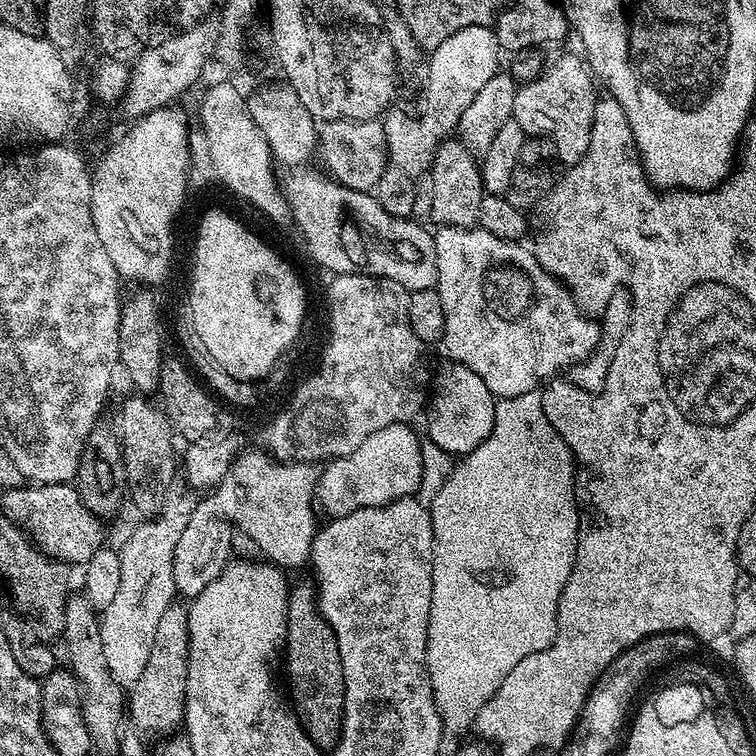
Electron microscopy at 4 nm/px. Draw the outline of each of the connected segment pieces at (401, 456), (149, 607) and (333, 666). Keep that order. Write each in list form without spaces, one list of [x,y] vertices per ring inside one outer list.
[[[391,424],[382,426],[382,430],[374,430],[370,438],[365,438],[362,446],[349,456],[327,461],[316,479],[316,504],[325,517],[335,518],[354,514],[354,510],[362,510],[370,506],[386,506],[395,500],[406,500],[415,497],[422,482],[422,450],[421,437],[416,436],[412,426],[408,424]]]
[[[173,483],[159,513],[145,519],[143,521],[145,524],[138,525],[125,538],[124,545],[119,545],[122,578],[114,598],[103,605],[99,624],[103,653],[106,654],[110,674],[123,686],[138,682],[142,669],[146,667],[146,661],[150,659],[150,646],[154,643],[154,633],[156,633],[159,620],[162,619],[162,613],[165,612],[166,606],[174,602],[174,597],[177,595],[174,586],[174,546],[178,546],[179,540],[182,539],[182,530],[186,530],[186,522],[198,503],[197,497],[194,498],[192,495],[194,495],[193,489],[187,483]]]
[[[311,583],[300,584],[288,593],[288,638],[286,668],[292,683],[290,700],[300,717],[304,733],[322,750],[331,750],[340,740],[344,717],[344,670],[338,642],[327,626],[322,626],[318,600]]]

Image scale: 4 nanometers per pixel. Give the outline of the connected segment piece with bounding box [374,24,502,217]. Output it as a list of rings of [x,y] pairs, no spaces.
[[[486,24],[466,26],[466,30],[450,34],[442,46],[431,49],[429,56],[432,57],[428,60],[428,73],[424,76],[424,101],[420,104],[420,113],[407,116],[402,109],[393,107],[382,116],[382,143],[388,147],[388,161],[384,164],[384,173],[376,184],[374,195],[382,209],[394,216],[412,216],[416,188],[431,169],[438,146],[449,134],[457,131],[459,118],[470,102],[474,102],[478,90],[482,90],[482,86],[486,86],[486,82],[490,82],[490,78],[502,68],[498,38]]]

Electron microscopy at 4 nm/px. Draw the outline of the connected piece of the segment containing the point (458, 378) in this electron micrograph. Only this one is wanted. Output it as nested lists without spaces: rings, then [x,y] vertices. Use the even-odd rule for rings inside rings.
[[[444,362],[441,365],[437,372],[435,369],[430,380],[430,395],[426,400],[426,416],[429,416],[426,436],[443,452],[456,458],[463,458],[490,434],[494,426],[497,397],[492,395],[486,382],[482,382],[482,378],[474,374],[474,370],[451,362]]]

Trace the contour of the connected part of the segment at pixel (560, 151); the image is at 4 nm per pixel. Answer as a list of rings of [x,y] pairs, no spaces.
[[[577,56],[553,59],[540,76],[521,83],[516,89],[511,117],[529,137],[545,136],[556,147],[556,156],[564,166],[578,163],[586,154],[598,99],[594,77],[587,63]]]

